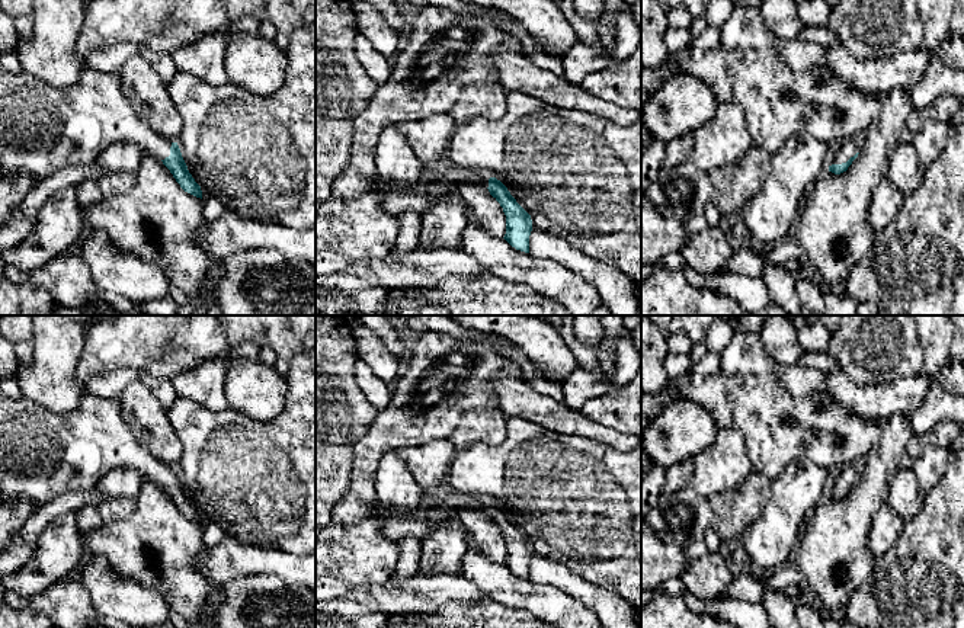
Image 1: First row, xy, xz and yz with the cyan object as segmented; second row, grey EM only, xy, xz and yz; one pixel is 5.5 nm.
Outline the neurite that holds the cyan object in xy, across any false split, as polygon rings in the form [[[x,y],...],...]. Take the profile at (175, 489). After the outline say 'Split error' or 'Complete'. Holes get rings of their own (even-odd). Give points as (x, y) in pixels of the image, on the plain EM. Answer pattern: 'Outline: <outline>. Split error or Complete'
Outline: [[[0,391],[1,504],[42,506],[67,491],[92,488],[115,468],[135,470],[144,483],[161,486],[185,518],[202,525],[177,468],[156,459],[137,442],[121,416],[119,398],[84,391],[76,411],[52,414],[23,397],[10,400]]]. Split error

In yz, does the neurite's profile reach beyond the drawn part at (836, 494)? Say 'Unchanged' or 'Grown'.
Grown

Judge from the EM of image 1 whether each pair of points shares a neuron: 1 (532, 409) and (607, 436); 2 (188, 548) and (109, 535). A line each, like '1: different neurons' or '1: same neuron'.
1: same neuron
2: same neuron

